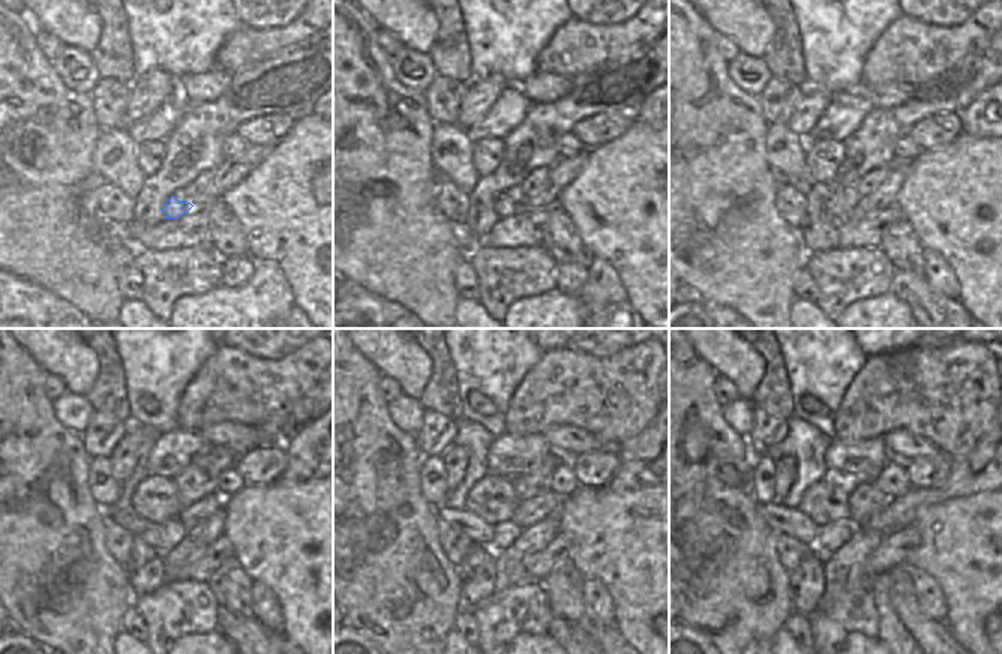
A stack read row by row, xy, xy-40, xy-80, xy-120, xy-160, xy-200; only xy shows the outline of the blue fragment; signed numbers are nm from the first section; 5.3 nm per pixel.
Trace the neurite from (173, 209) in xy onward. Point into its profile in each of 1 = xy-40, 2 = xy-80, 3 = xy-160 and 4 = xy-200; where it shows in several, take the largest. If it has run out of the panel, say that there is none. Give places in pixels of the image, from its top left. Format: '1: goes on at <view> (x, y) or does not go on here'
1: goes on at xy-40 (504, 207)
2: goes on at xy-80 (834, 204)
3: goes on at xy-160 (479, 531)
4: goes on at xy-200 (791, 521)

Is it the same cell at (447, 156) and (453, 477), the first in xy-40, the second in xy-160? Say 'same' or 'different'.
different

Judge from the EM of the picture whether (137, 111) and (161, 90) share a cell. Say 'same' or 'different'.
same

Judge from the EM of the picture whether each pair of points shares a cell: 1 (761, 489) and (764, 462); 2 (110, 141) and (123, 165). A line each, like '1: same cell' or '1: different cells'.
1: same cell
2: same cell

